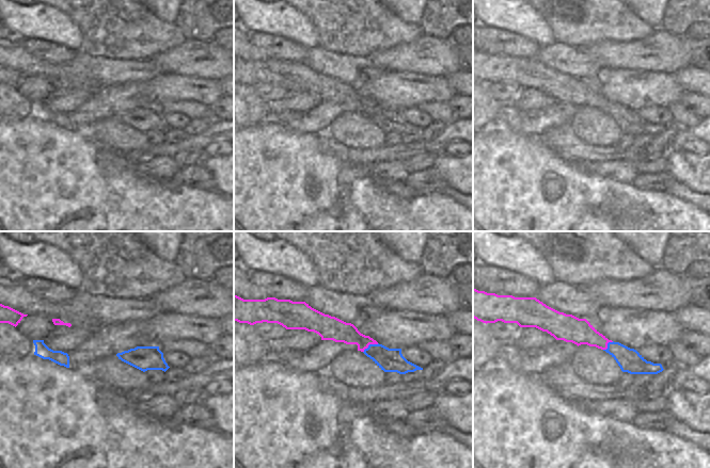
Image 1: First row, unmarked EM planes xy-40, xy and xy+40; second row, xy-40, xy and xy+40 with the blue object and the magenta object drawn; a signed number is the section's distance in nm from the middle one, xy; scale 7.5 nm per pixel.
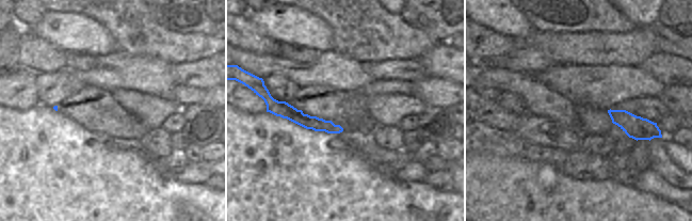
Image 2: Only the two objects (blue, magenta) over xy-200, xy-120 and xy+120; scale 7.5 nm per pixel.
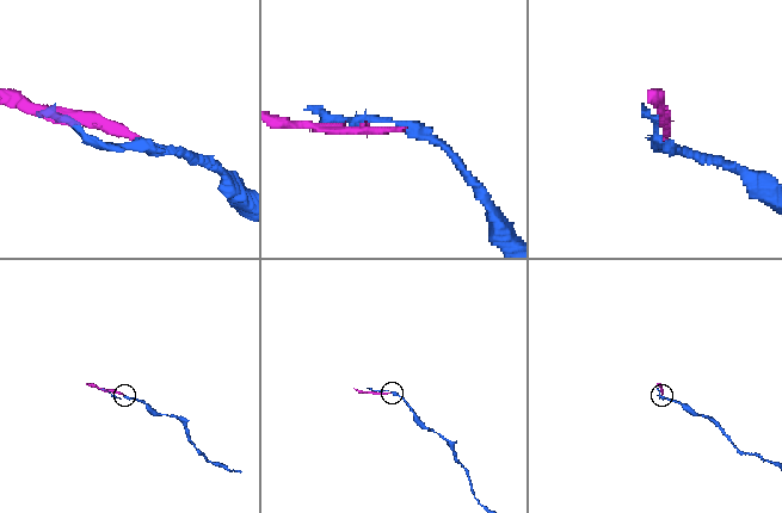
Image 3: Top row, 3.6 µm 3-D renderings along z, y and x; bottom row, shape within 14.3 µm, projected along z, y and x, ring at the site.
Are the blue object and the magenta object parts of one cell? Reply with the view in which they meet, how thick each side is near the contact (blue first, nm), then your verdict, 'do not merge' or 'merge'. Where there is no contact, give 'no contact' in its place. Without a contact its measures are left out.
xy | 180/160 nm | do not merge

